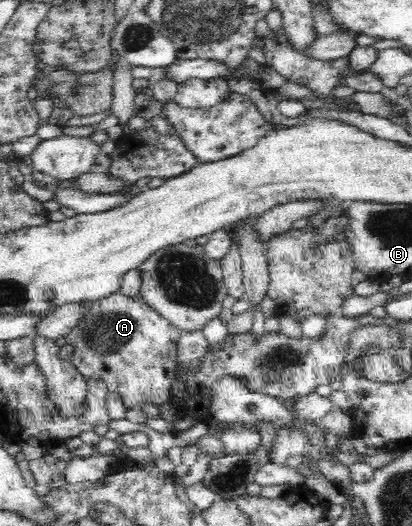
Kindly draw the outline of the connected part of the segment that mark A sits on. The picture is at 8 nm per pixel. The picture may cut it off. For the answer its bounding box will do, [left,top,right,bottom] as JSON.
[61,291,181,409]

